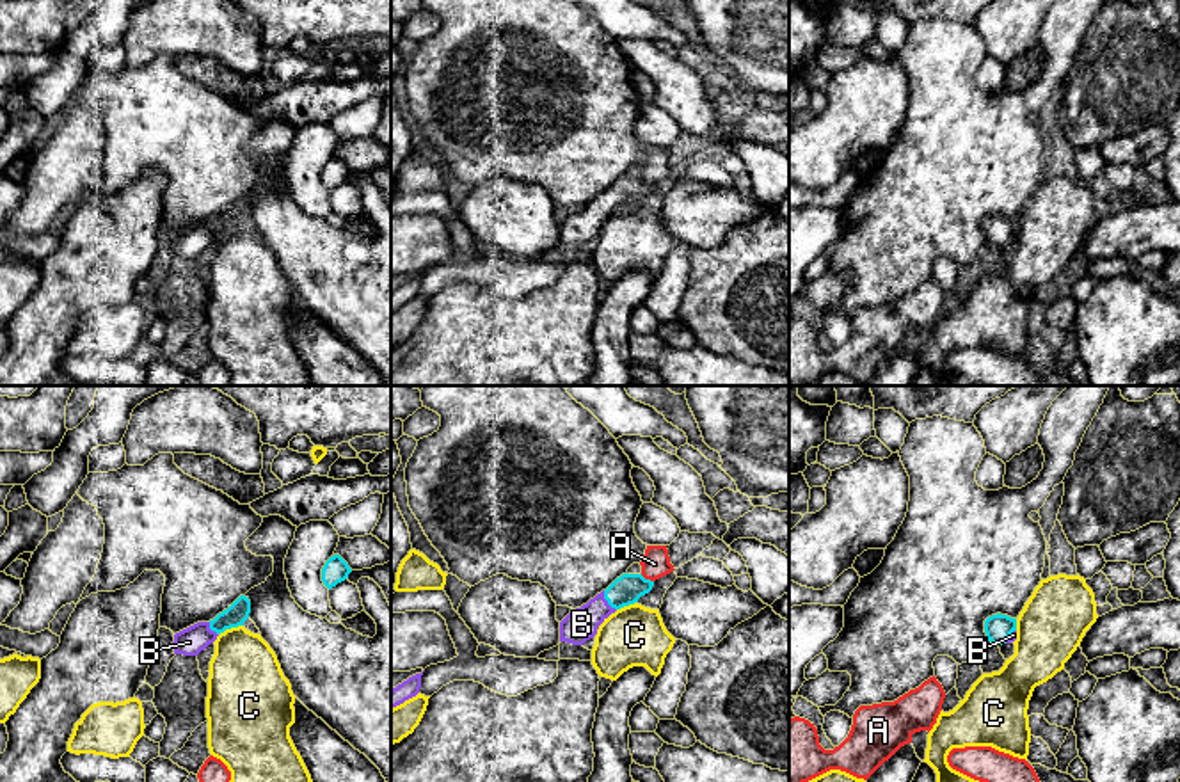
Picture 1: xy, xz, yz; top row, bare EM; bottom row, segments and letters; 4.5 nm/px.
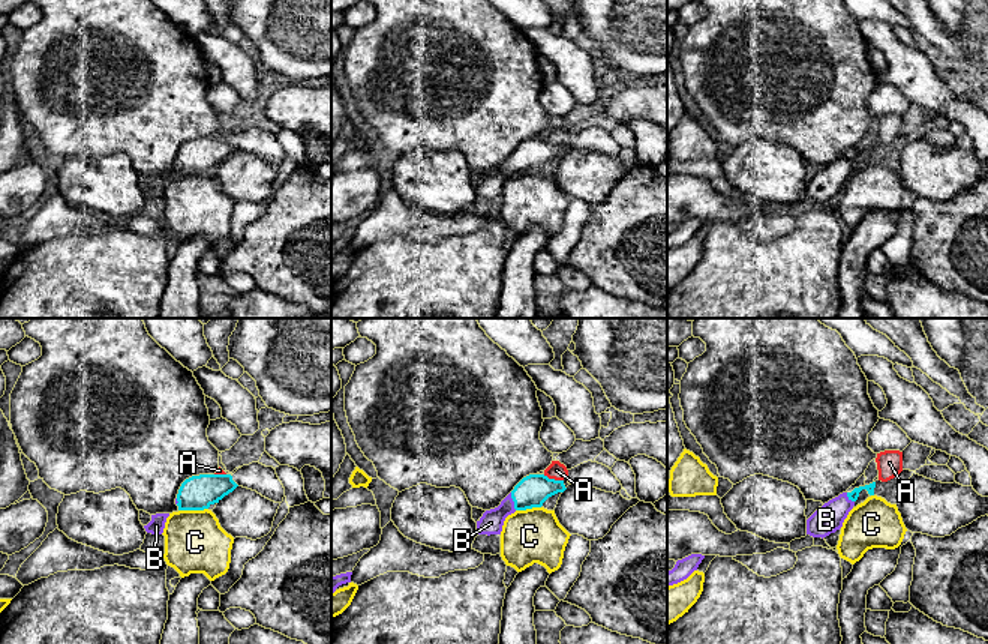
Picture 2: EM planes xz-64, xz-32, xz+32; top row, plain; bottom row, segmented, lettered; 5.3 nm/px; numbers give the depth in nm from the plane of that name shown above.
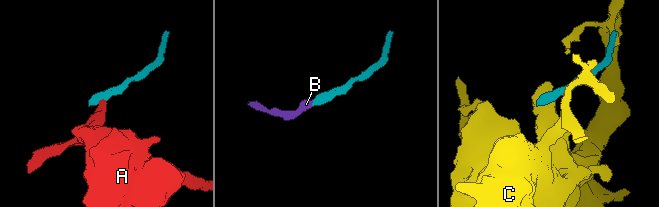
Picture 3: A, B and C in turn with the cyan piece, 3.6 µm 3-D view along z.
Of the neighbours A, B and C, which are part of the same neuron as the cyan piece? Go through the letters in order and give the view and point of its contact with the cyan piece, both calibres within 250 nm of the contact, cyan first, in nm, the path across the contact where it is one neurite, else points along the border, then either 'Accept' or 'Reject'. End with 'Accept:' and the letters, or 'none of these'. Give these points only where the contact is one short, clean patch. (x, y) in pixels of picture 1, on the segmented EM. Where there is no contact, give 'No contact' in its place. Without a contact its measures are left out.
A: Touches cyan at xz (647, 580). Thickness 140 nm (cyan) against 130 nm. Boundary: xz (640, 574), (653, 582). Reject
B: Touches cyan at xz (608, 601). Thickness 140 nm (cyan) against 150 nm. Path across: xz (628, 589), (608, 601), (582, 624). Accept
C: Touches cyan at xy (230, 628). Thickness 100 nm (cyan) against 340 nm. Reject
Accept: B

